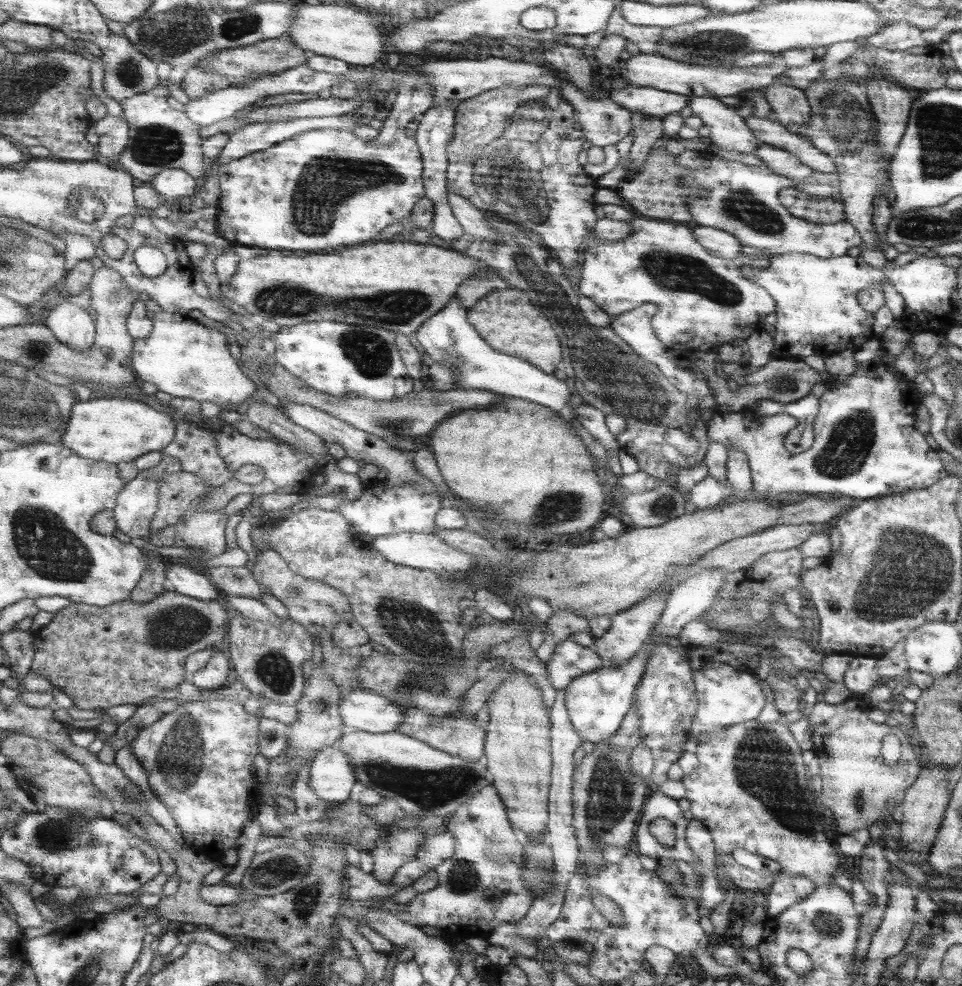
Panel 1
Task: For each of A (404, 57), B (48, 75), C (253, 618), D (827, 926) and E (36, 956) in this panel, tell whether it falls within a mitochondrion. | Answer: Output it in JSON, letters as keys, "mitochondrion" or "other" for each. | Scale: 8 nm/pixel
{"A":"other","B":"mitochondrion","C":"other","D":"mitochondrion","E":"other"}

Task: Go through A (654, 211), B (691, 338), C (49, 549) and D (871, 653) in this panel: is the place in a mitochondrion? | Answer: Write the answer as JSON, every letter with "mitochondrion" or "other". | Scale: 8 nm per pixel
{"A":"other","B":"other","C":"mitochondrion","D":"other"}

